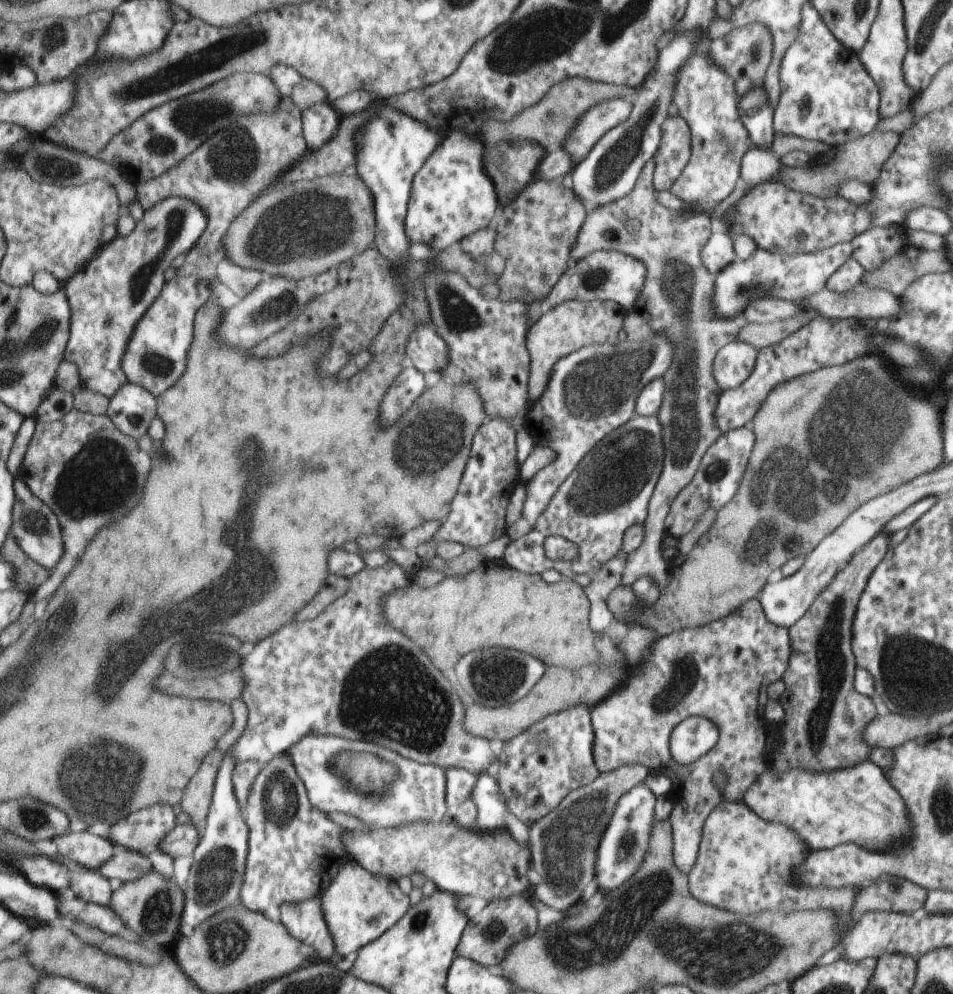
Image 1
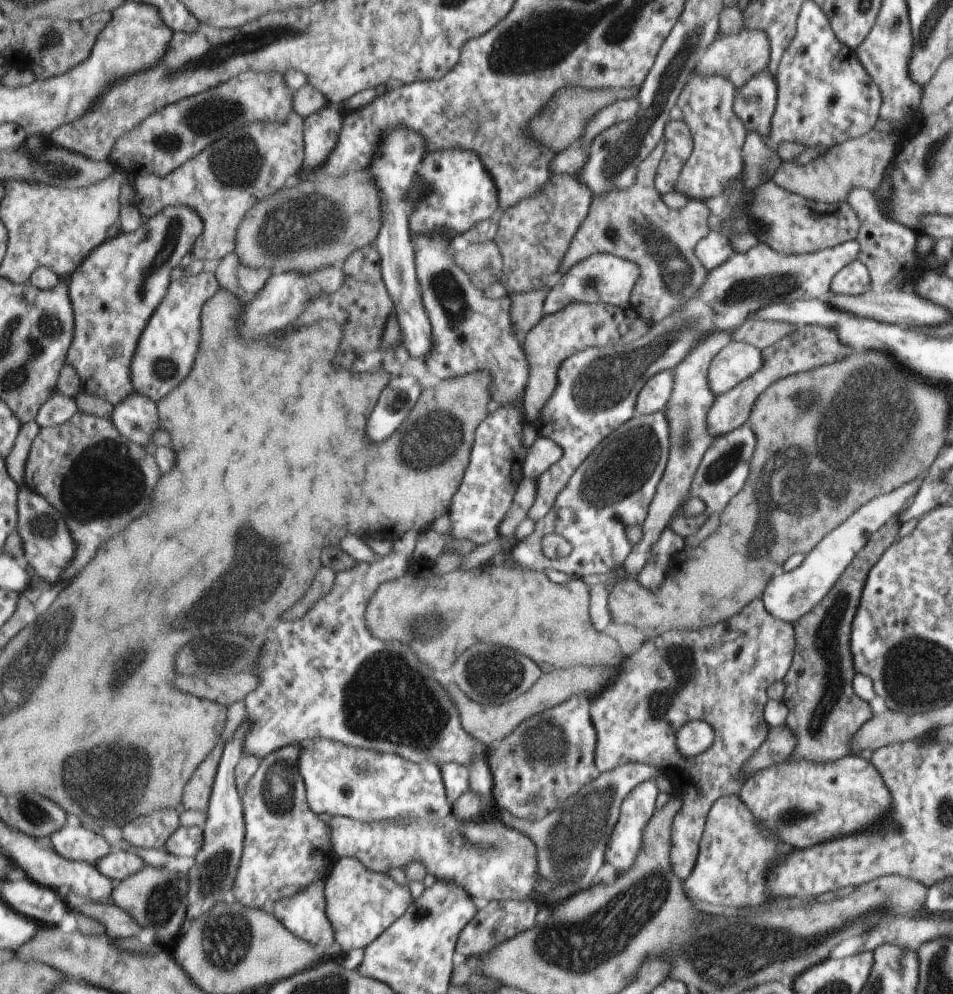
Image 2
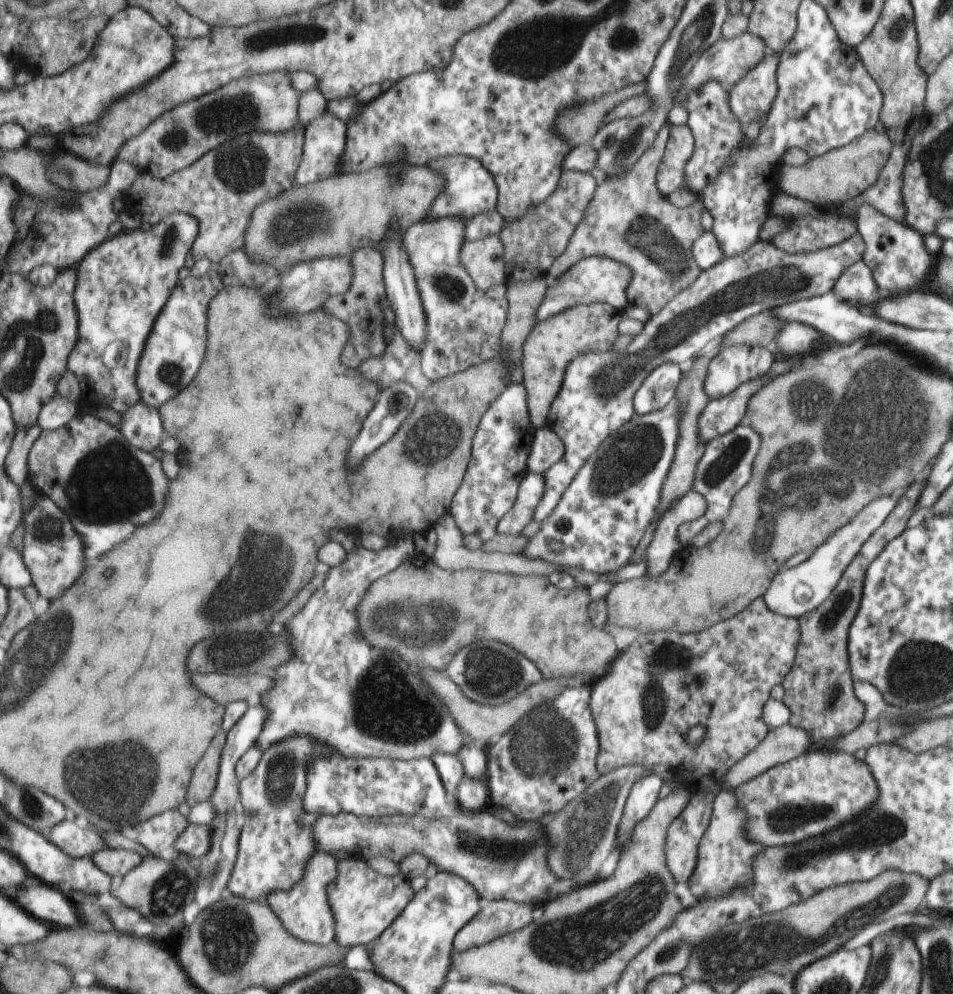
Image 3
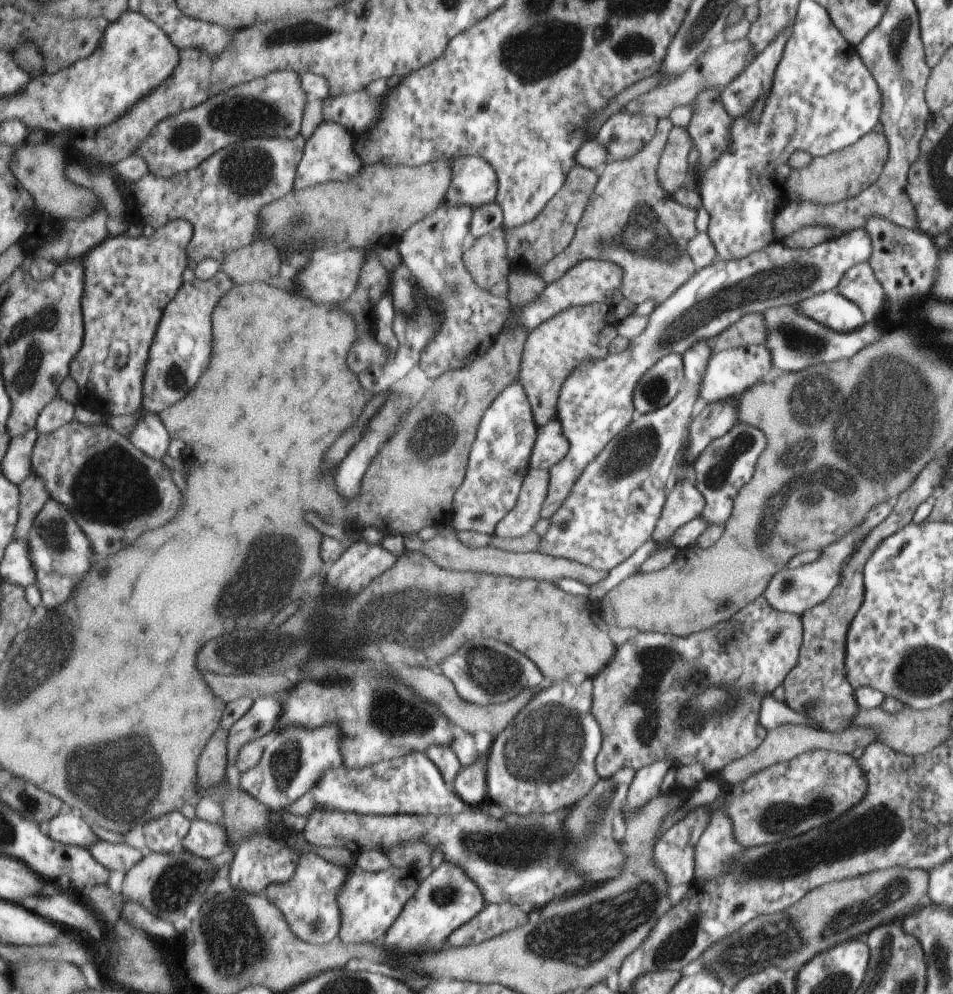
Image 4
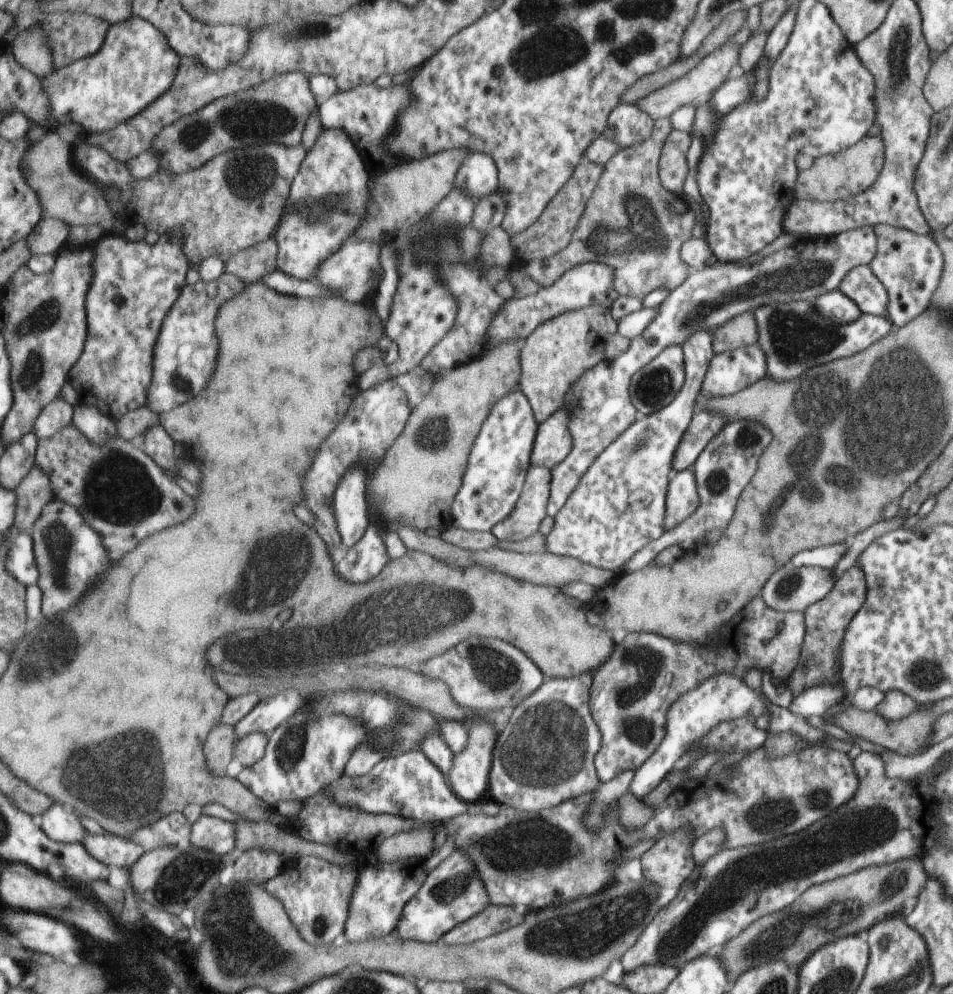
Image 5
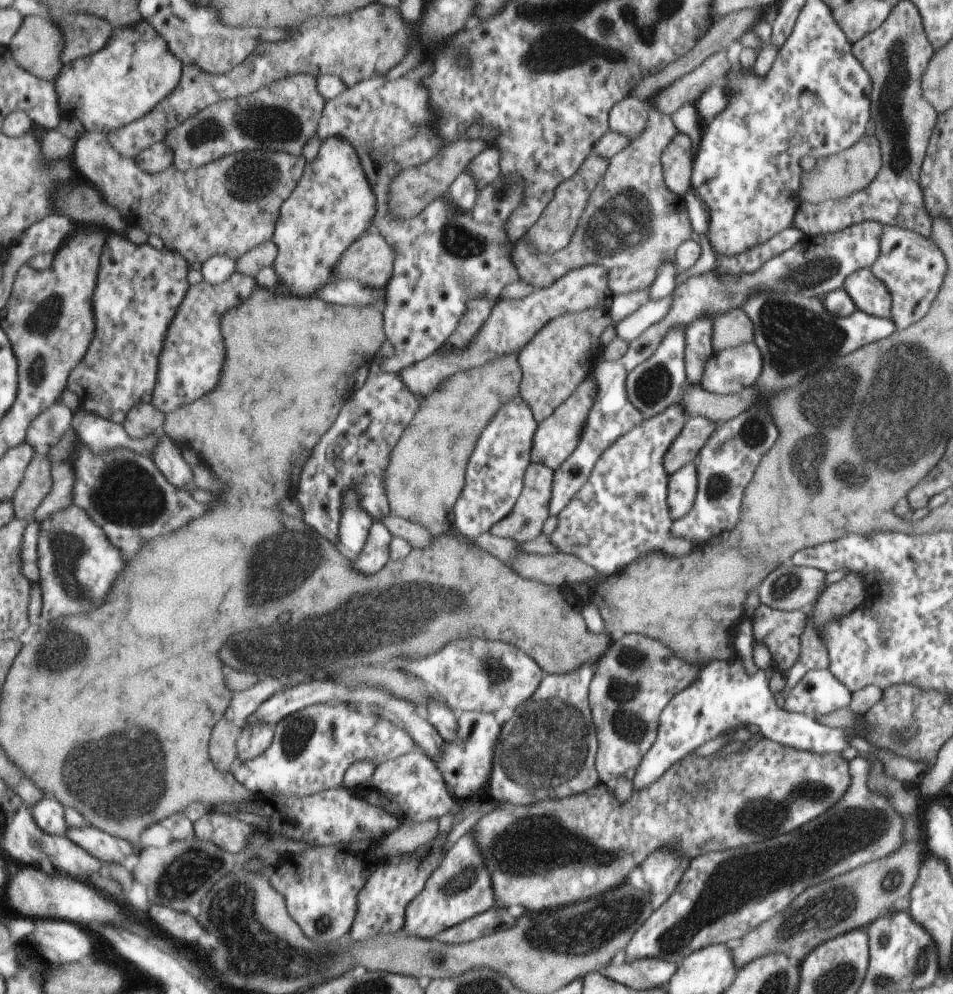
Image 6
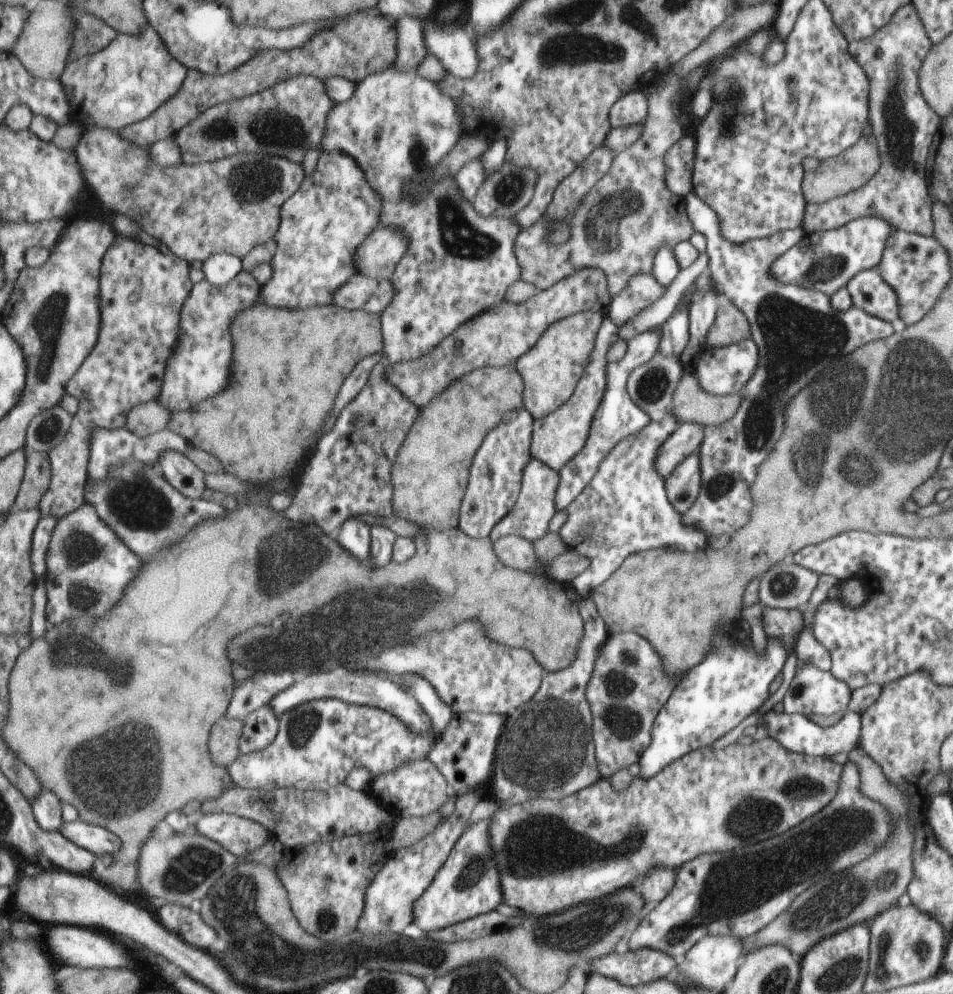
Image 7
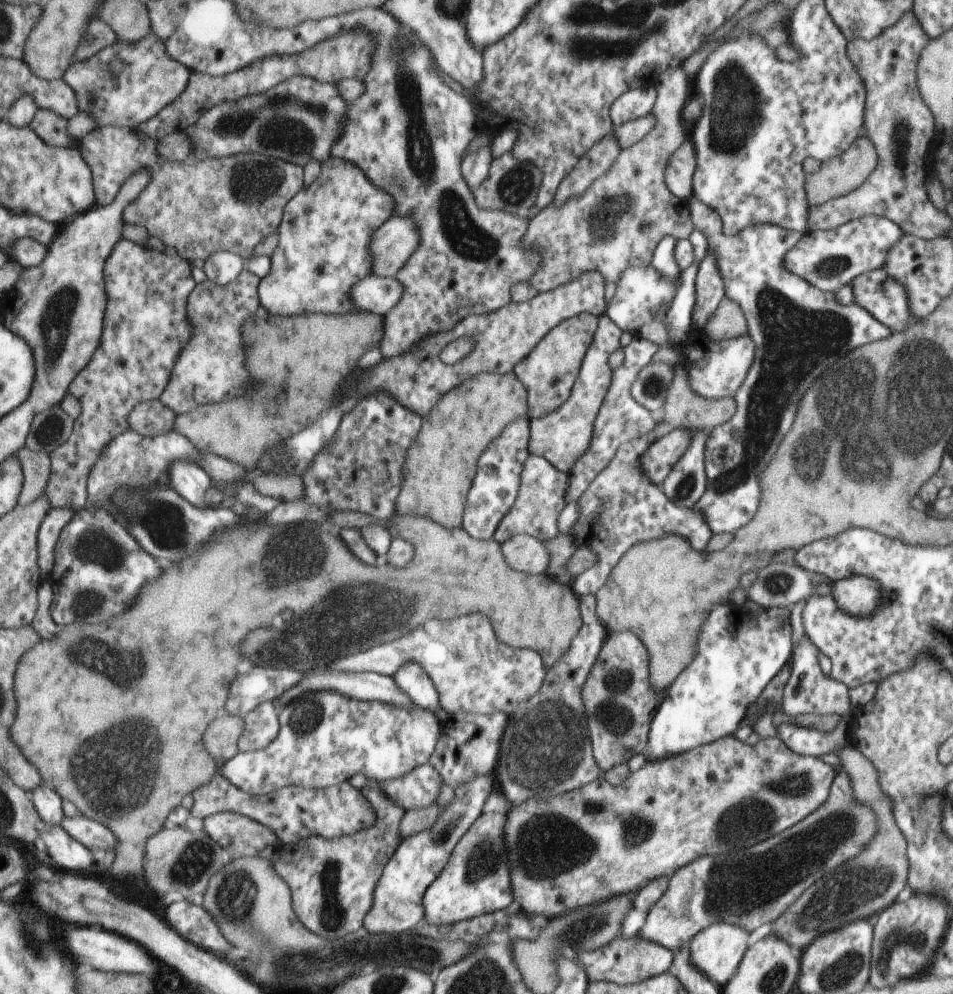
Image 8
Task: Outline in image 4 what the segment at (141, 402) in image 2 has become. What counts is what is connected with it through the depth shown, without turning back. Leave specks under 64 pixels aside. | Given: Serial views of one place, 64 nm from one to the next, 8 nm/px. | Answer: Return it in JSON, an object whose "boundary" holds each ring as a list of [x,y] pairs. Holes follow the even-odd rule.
{"boundary":[[[141,408],[143,416],[135,424],[135,430],[131,430],[130,440],[143,450],[148,456],[161,460],[165,454],[169,454],[171,444],[171,432],[165,427],[158,414],[151,414],[146,408]]]}

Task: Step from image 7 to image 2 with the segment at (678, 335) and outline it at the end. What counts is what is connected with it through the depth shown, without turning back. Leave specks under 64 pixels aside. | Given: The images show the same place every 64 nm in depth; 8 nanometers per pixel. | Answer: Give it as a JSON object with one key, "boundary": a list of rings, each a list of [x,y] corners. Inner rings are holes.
{"boundary":[[[661,371],[650,376],[636,396],[634,414],[650,415],[663,411],[671,389],[671,371]]]}

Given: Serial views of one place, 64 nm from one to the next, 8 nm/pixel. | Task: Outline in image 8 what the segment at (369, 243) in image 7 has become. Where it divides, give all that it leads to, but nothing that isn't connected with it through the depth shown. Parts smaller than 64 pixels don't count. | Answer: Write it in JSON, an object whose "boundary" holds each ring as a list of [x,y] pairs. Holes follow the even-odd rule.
{"boundary":[[[389,217],[371,240],[371,275],[394,278],[419,244],[419,227],[412,218]]]}

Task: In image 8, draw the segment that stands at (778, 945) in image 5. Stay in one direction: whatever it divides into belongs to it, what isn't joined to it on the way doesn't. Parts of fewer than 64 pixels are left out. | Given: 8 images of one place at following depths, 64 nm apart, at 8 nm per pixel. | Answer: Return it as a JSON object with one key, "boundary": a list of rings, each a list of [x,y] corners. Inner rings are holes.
{"boundary":[[[845,746],[834,754],[841,762],[837,771],[843,769],[851,779],[853,798],[858,803],[869,805],[876,814],[876,835],[856,857],[808,886],[791,908],[774,920],[770,932],[799,952],[817,936],[841,928],[855,919],[876,916],[883,906],[889,906],[897,898],[907,878],[907,842],[893,818],[891,798],[880,789],[876,768],[853,746]]]}

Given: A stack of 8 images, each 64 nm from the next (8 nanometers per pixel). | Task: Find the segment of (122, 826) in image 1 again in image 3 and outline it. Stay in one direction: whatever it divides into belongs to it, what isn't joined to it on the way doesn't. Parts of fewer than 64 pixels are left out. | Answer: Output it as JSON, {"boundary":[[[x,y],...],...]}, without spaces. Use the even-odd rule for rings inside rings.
{"boundary":[[[166,810],[135,824],[135,828],[139,832],[139,844],[143,844],[151,854],[166,861],[175,861],[181,855],[176,840],[189,825],[188,818],[179,810]]]}

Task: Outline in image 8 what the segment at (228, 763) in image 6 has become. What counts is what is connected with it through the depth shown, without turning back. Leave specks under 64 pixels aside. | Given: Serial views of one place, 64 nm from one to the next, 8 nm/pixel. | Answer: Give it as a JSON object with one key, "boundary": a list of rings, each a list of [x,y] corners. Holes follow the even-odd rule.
{"boundary":[[[223,712],[213,721],[204,736],[208,751],[218,762],[226,763],[240,753],[240,738],[244,734],[246,720]]]}

